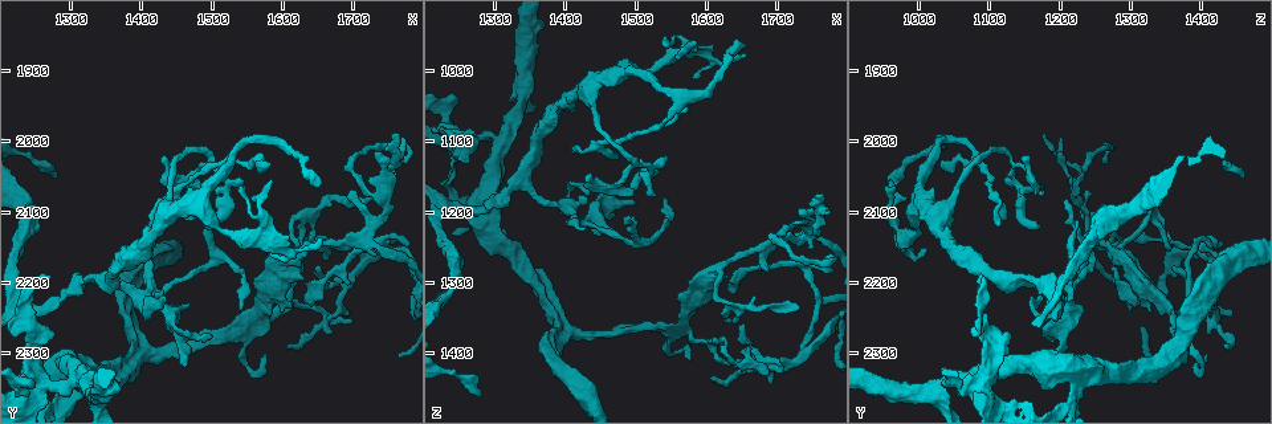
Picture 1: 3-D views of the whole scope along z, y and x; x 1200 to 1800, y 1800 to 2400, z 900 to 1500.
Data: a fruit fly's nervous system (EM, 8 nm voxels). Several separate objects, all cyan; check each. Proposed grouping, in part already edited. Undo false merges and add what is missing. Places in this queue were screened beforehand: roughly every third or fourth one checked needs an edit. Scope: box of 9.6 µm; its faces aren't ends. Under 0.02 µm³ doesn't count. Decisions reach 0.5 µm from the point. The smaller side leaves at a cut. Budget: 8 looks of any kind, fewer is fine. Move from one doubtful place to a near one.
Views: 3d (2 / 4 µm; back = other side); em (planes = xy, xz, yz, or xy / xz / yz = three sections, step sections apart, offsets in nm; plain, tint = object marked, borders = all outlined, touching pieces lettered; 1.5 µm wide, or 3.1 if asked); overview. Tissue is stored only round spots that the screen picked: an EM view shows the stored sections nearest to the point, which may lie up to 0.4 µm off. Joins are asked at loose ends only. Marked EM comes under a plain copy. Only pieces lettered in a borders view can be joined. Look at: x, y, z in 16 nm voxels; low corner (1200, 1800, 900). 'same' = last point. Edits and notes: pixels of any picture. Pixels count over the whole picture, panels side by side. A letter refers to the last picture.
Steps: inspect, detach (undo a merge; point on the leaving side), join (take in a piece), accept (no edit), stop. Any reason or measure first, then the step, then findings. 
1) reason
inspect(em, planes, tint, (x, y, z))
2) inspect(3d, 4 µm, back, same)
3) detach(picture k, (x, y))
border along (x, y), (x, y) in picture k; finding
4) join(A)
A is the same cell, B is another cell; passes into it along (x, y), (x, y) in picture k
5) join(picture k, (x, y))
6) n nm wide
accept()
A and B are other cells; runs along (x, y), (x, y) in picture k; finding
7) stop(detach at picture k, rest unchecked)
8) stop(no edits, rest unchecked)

three-way junction
inspect(3d, 2 µm, (1555, 1995, 1030))

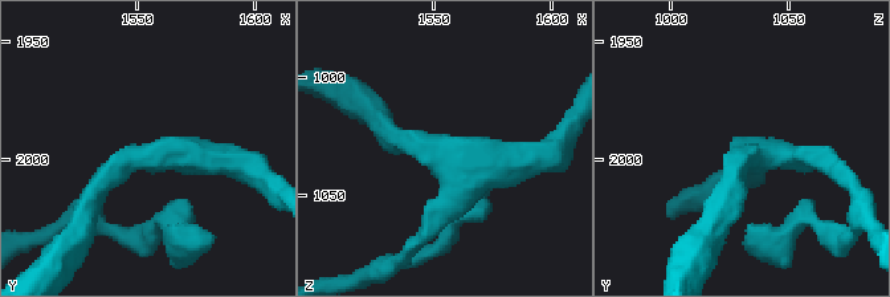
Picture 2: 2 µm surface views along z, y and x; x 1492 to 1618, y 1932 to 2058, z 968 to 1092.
now the EM
inspect(em, yz, step 8, tint, (1552, 2001, 1033))

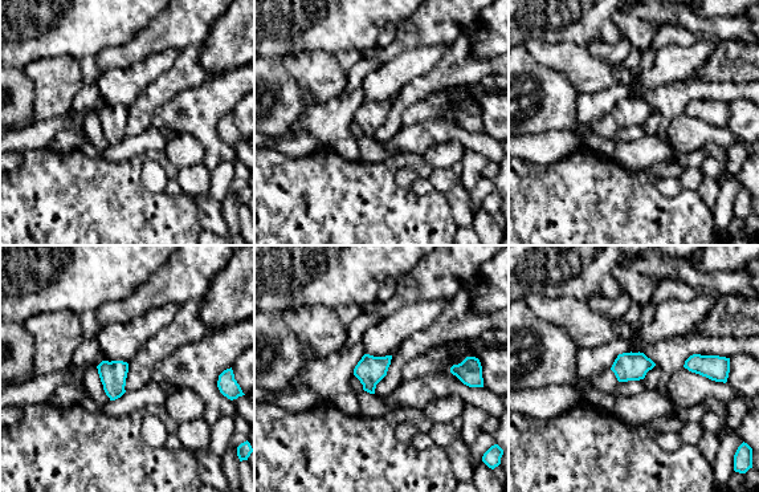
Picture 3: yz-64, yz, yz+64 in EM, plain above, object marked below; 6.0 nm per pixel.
inspect(em, planes, borders, same)

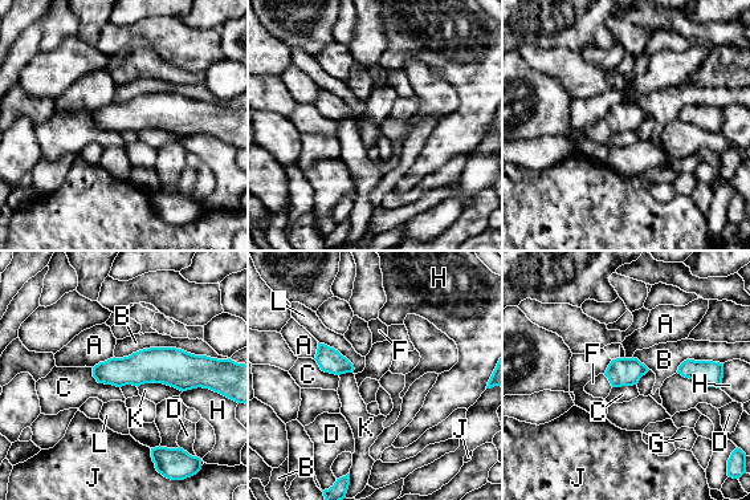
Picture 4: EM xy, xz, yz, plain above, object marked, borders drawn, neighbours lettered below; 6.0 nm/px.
180 nm wide; B touches over 600 nm
accept()
A, B, C, D, F, G, H, J, K and L are other cells; all the same neuron

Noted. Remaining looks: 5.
thin end
inspect(3d, 4 µm, (1545, 2055, 1125))

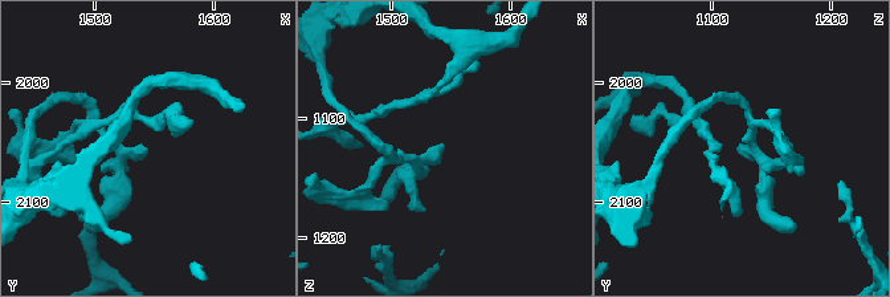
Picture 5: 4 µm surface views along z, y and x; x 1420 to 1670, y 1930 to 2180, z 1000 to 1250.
inspect(em, yz, step 4, borders, (1542, 2060, 1122))

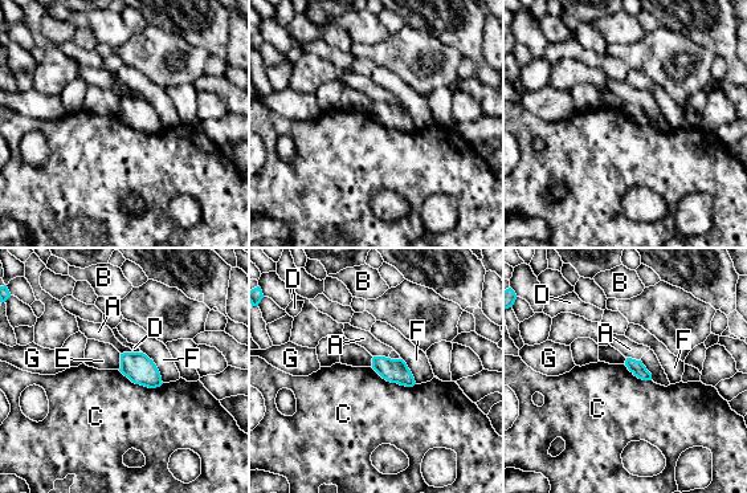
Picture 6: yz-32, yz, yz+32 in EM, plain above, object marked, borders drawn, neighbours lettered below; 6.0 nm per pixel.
cut it another way
inspect(em, planes, borders, same)

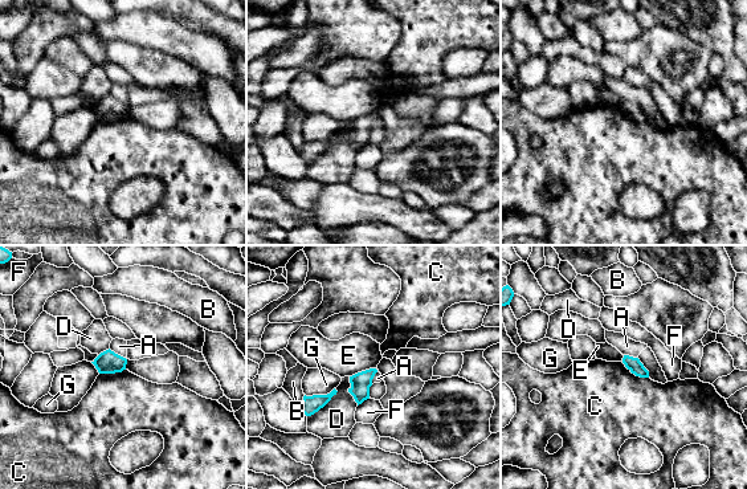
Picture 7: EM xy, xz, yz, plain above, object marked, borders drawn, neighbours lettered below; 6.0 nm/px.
accept()
A, B, C, D, E, F and G are other cells; border along (621, 362), (636, 375), (648, 378) in picture 7; none of them fits

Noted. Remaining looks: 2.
thin arm on a thick one
inspect(em, xy, step 4, borders, (1615, 2165, 1285))

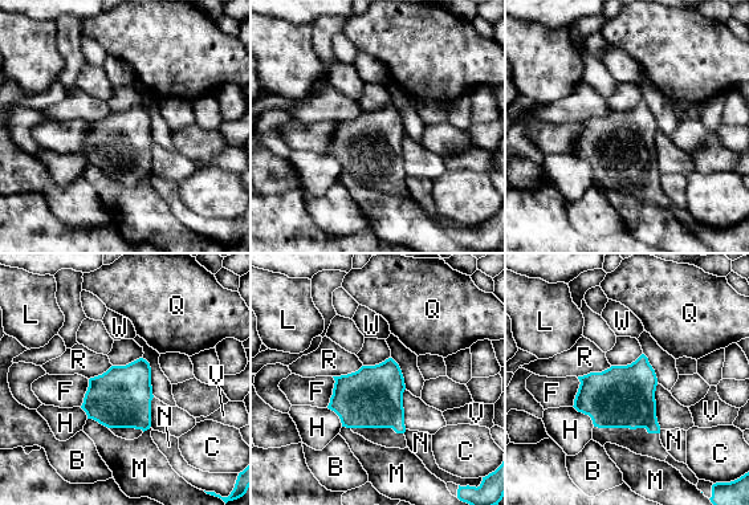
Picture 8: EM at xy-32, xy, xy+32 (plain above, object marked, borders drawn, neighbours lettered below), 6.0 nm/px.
cut it another way
inspect(em, planes, borders, same)

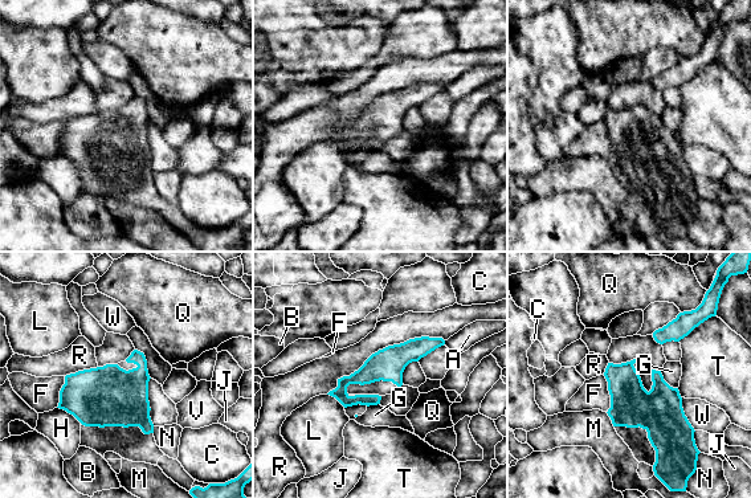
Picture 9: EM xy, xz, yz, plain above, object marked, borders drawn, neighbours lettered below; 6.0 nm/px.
accept()
A, B, C, F, G, H, J, L, M, N, Q, R, T, V and W are other cells; runs along (611, 367), (668, 431), (668, 474) in picture 9; continuous, no second neuron

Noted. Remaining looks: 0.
stop(no edits, rest unchecked)

